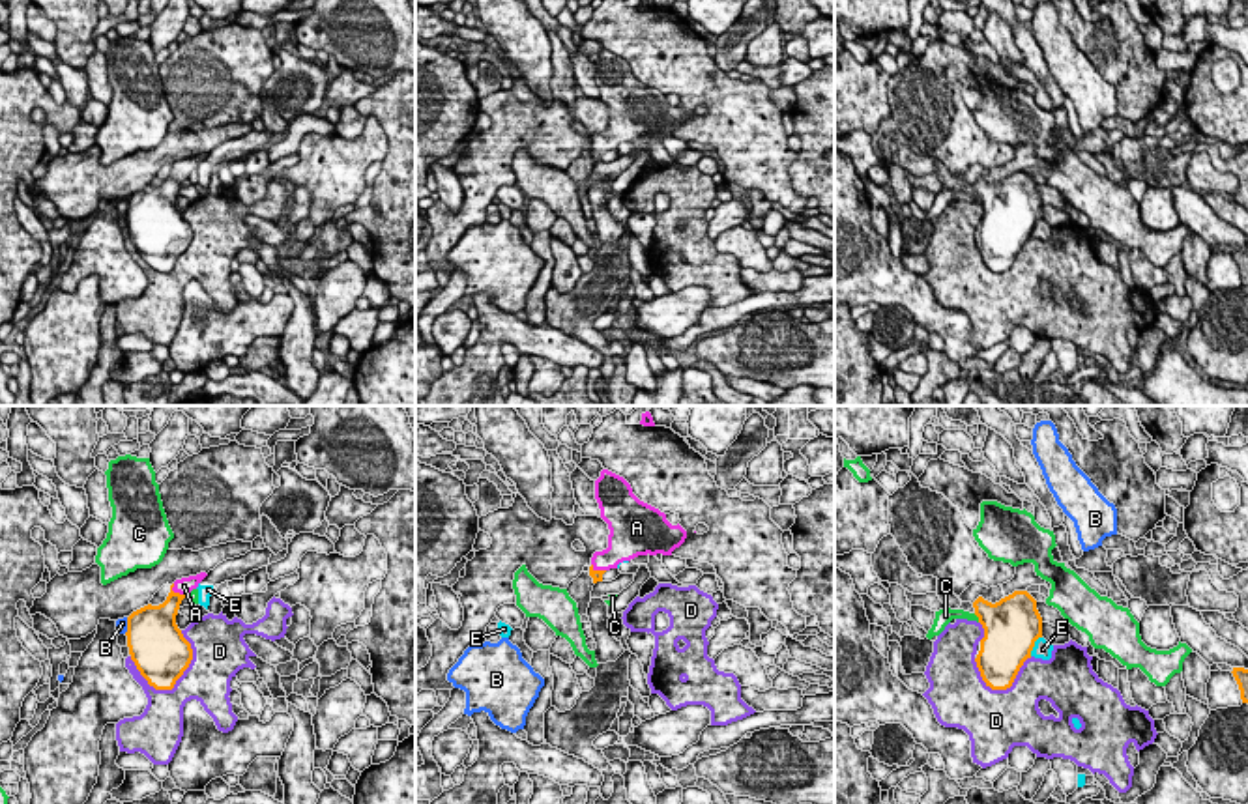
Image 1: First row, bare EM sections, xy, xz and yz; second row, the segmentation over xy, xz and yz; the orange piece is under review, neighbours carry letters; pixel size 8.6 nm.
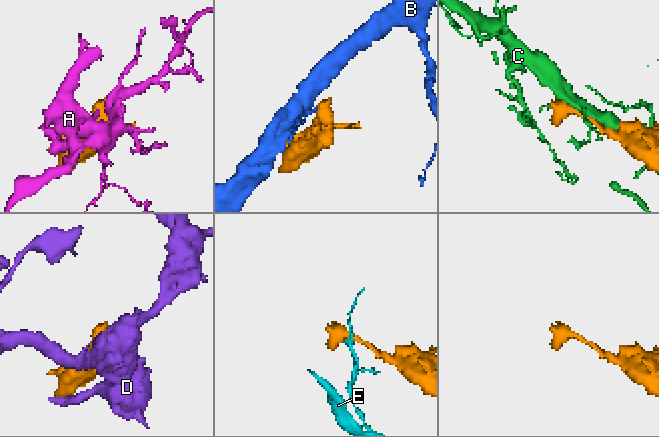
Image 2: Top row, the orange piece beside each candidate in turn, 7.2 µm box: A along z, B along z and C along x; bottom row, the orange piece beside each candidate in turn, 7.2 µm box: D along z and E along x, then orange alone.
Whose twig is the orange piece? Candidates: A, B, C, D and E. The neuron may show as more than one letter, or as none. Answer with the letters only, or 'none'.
A

